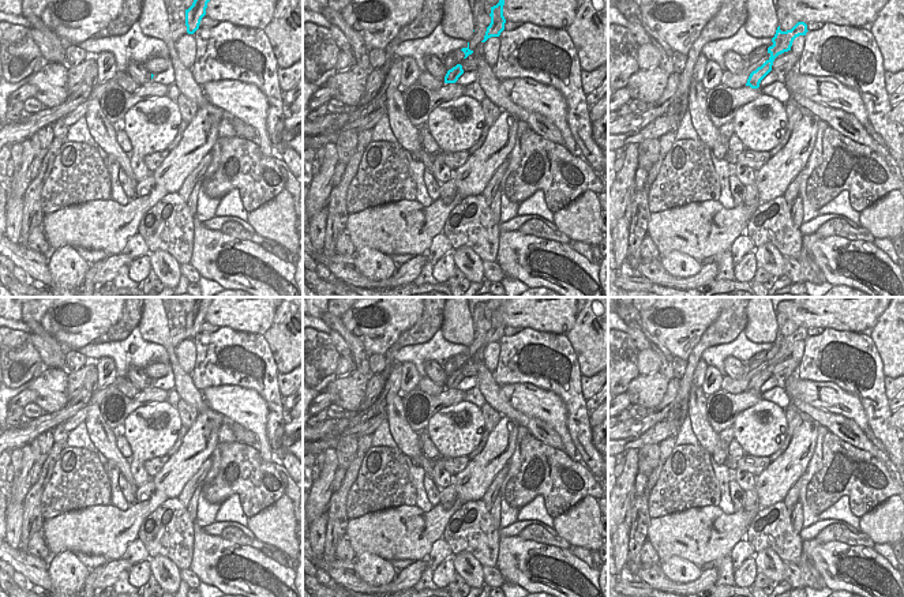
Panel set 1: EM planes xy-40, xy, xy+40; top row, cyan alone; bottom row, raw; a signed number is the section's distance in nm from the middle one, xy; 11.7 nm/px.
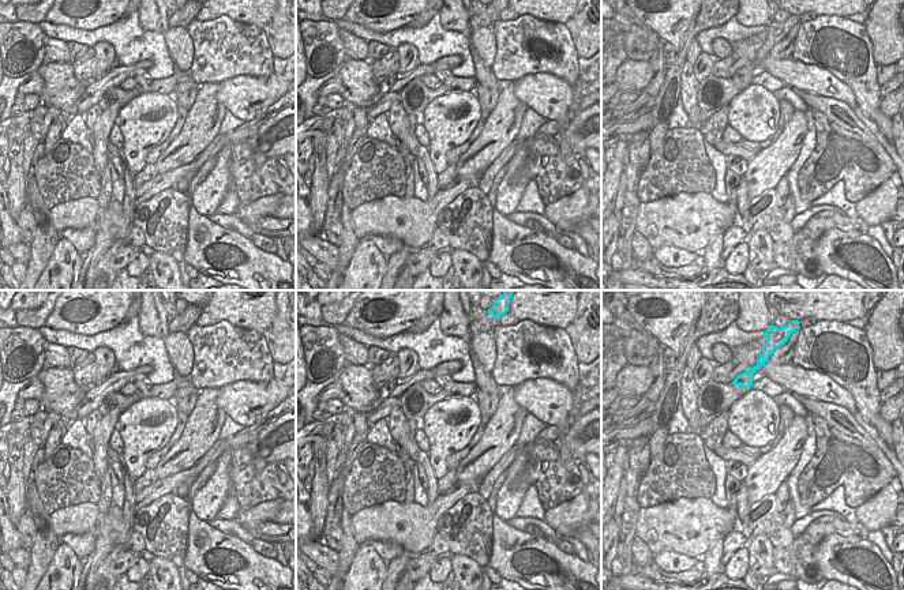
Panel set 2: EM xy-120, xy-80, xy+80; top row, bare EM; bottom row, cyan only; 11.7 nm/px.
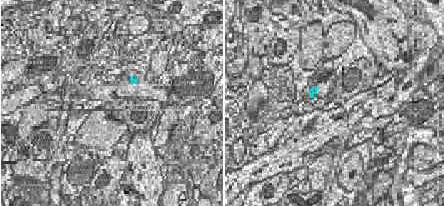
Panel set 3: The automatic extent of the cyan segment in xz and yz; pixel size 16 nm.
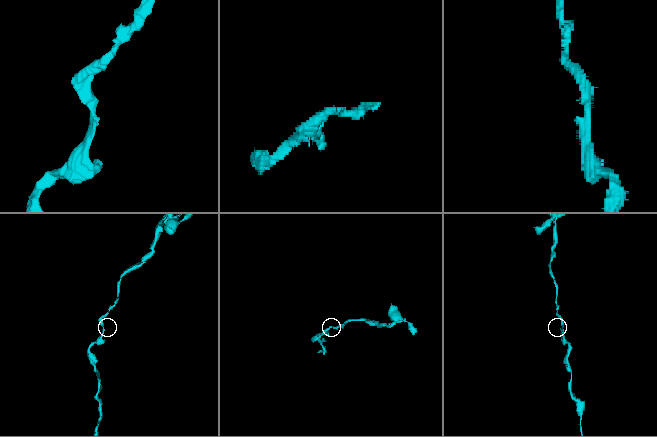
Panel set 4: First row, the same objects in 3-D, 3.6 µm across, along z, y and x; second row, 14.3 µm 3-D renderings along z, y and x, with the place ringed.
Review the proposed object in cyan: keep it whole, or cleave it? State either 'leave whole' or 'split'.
leave whole

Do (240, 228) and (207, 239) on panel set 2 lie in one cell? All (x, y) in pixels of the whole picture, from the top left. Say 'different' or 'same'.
different

